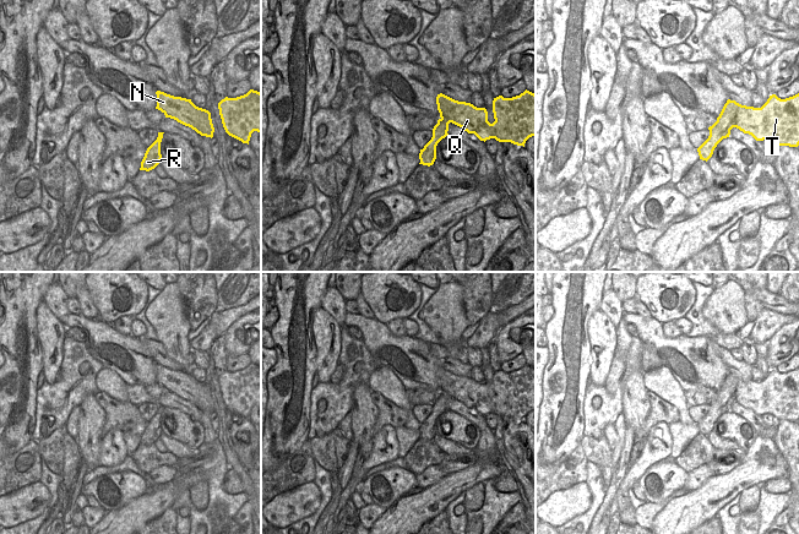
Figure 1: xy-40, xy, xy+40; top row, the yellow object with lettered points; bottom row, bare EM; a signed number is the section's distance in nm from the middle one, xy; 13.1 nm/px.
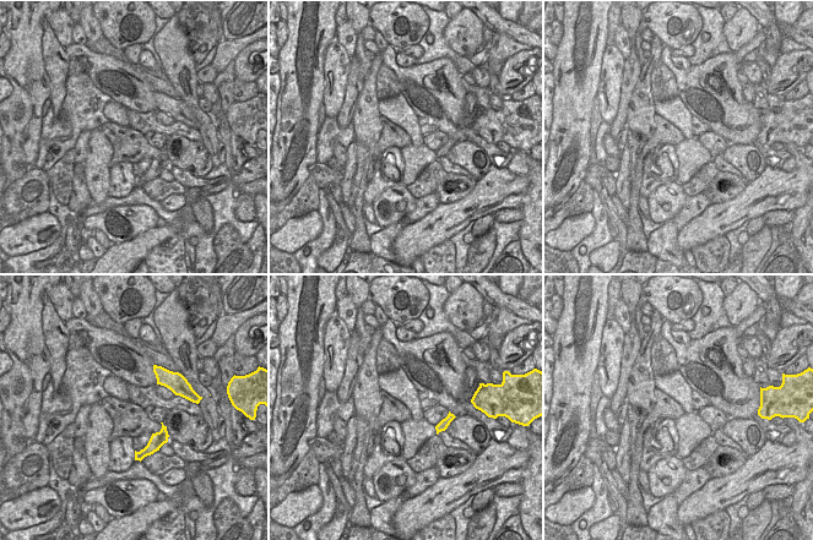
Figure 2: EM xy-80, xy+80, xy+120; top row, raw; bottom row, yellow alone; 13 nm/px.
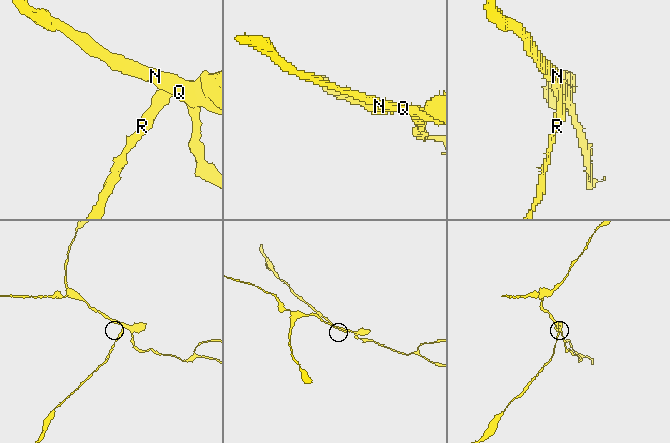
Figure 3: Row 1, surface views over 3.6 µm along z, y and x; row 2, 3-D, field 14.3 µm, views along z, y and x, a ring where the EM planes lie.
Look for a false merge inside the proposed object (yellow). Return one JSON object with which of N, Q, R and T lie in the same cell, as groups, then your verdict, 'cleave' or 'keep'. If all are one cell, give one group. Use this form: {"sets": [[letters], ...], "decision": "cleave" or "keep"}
{"sets": [["N", "Q", "T"], ["R"]], "decision": "cleave"}

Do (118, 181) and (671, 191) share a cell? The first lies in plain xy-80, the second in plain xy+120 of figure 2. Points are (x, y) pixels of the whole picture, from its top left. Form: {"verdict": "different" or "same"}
{"verdict": "different"}

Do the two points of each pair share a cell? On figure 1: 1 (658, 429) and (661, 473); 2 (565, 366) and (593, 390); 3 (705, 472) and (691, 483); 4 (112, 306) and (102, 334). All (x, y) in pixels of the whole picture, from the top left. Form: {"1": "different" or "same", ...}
{"1": "different", "2": "different", "3": "same", "4": "different"}

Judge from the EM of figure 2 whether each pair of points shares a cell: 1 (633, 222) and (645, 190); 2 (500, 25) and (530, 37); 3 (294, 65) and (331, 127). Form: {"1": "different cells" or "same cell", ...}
{"1": "different cells", "2": "same cell", "3": "different cells"}

